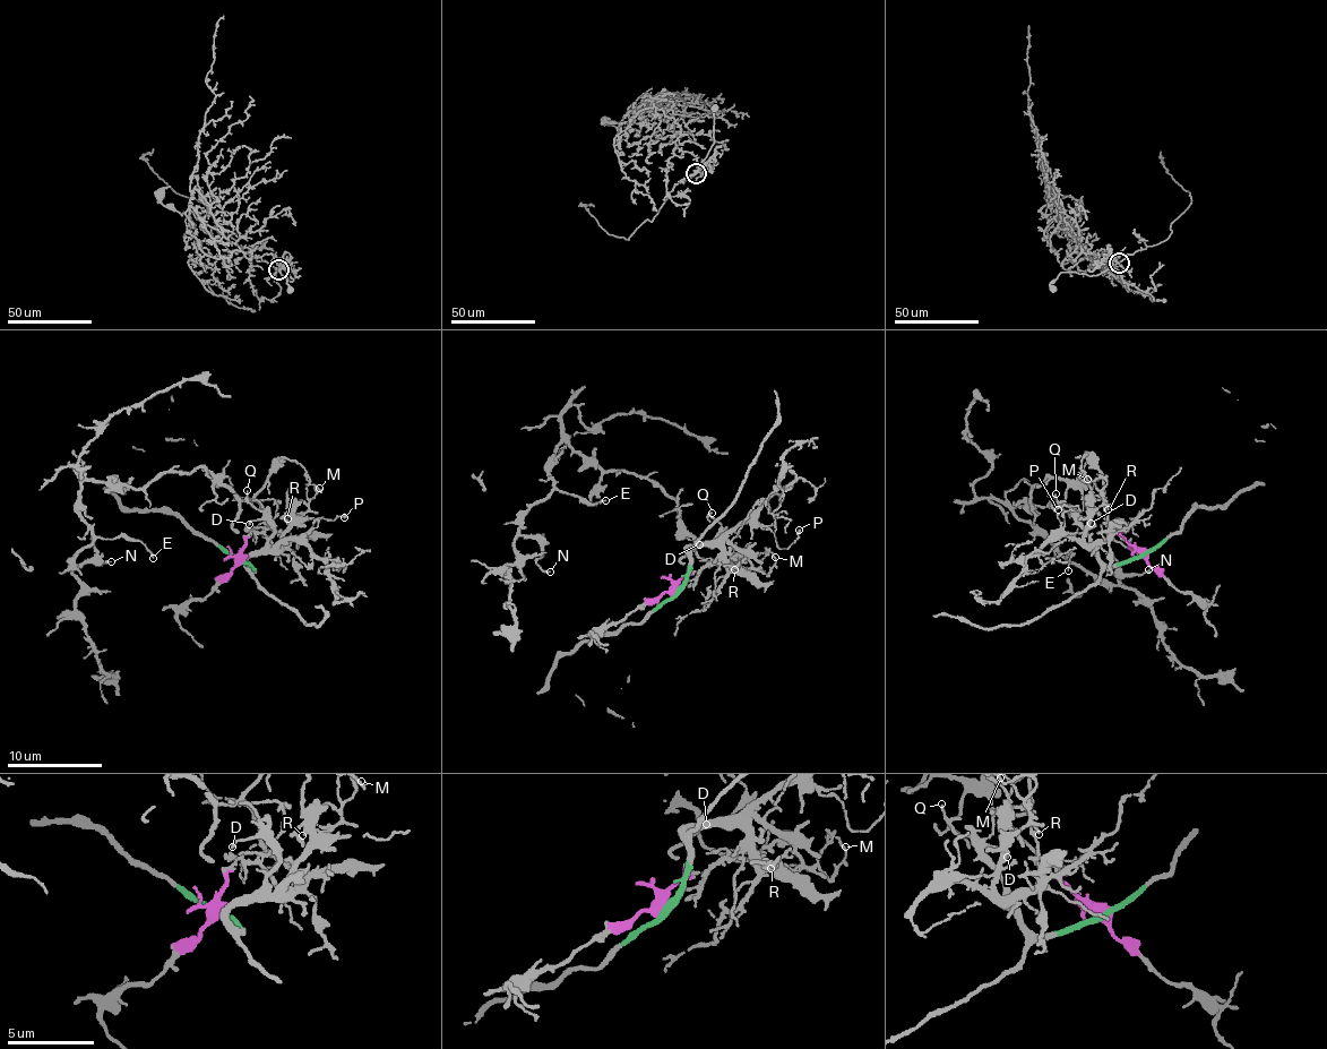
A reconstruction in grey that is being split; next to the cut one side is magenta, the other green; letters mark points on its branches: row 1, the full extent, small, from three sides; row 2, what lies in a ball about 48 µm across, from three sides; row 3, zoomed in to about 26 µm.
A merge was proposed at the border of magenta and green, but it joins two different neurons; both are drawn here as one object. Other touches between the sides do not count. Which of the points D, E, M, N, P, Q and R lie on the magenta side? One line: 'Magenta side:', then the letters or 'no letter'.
Magenta side: E, N

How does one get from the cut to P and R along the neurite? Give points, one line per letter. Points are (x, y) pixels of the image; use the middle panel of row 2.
P: (675, 593), (690, 546), (720, 541), (755, 523), (786, 548), (798, 529)
R: (675, 593), (689, 566), (690, 546), (726, 542), (733, 546), (751, 564), (747, 569), (734, 568)

